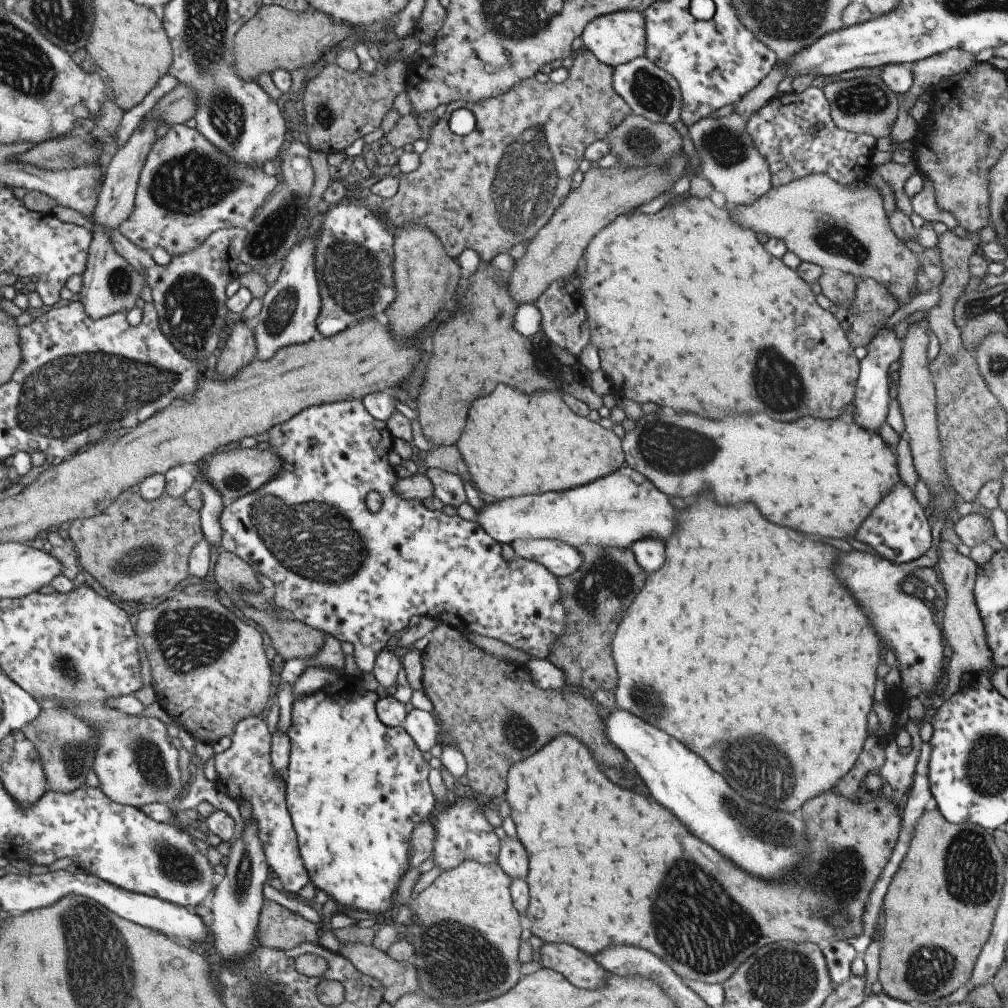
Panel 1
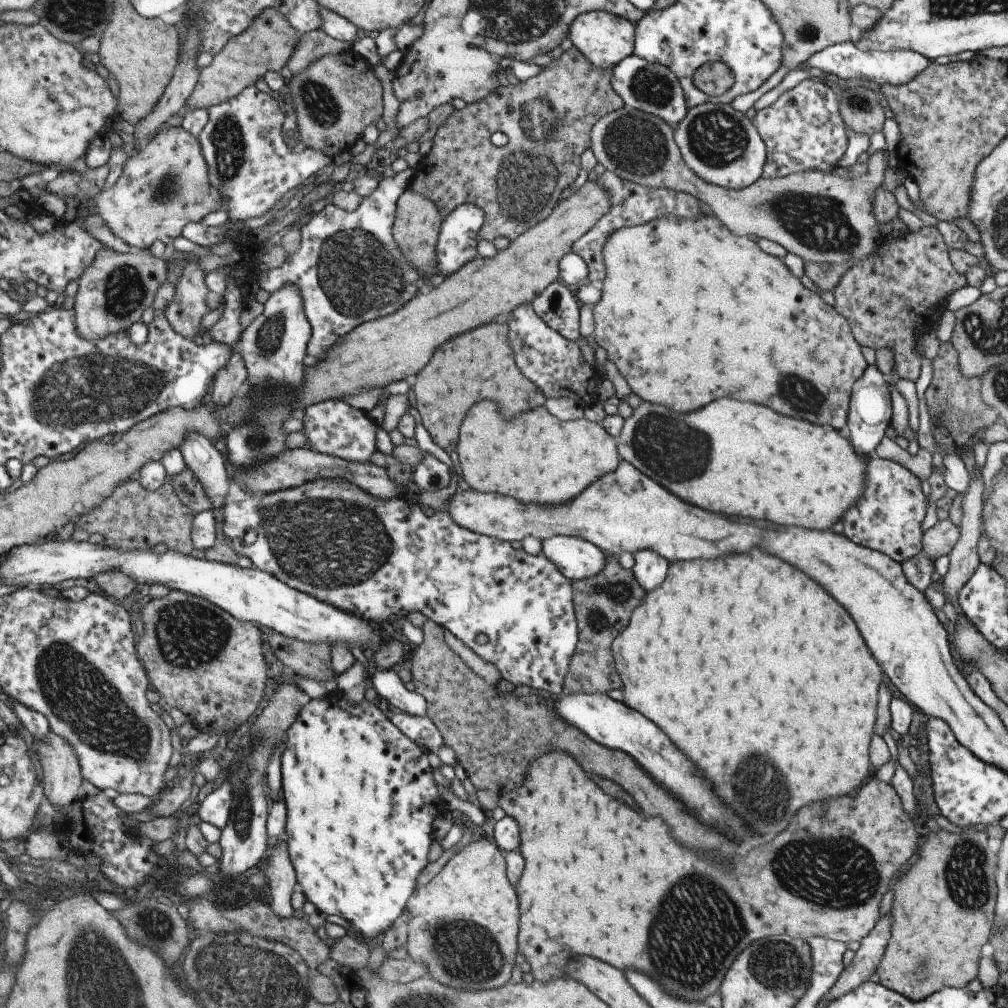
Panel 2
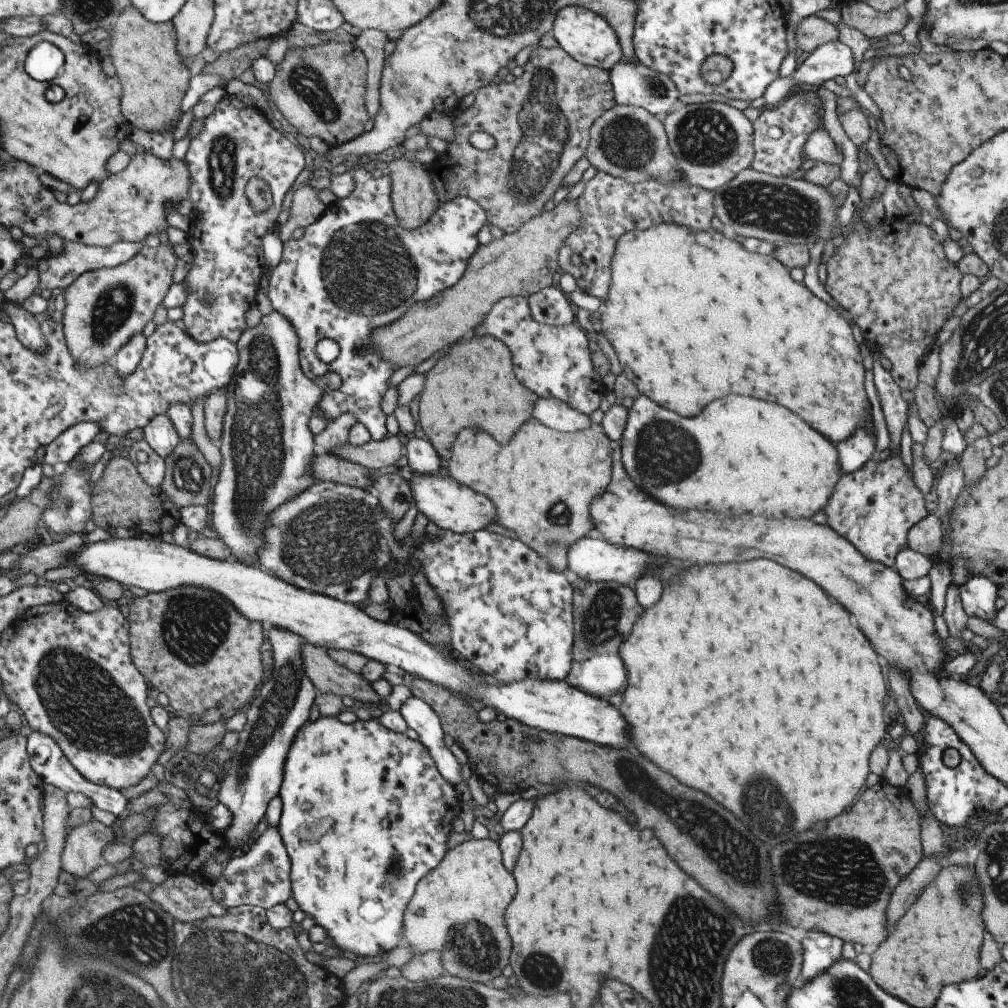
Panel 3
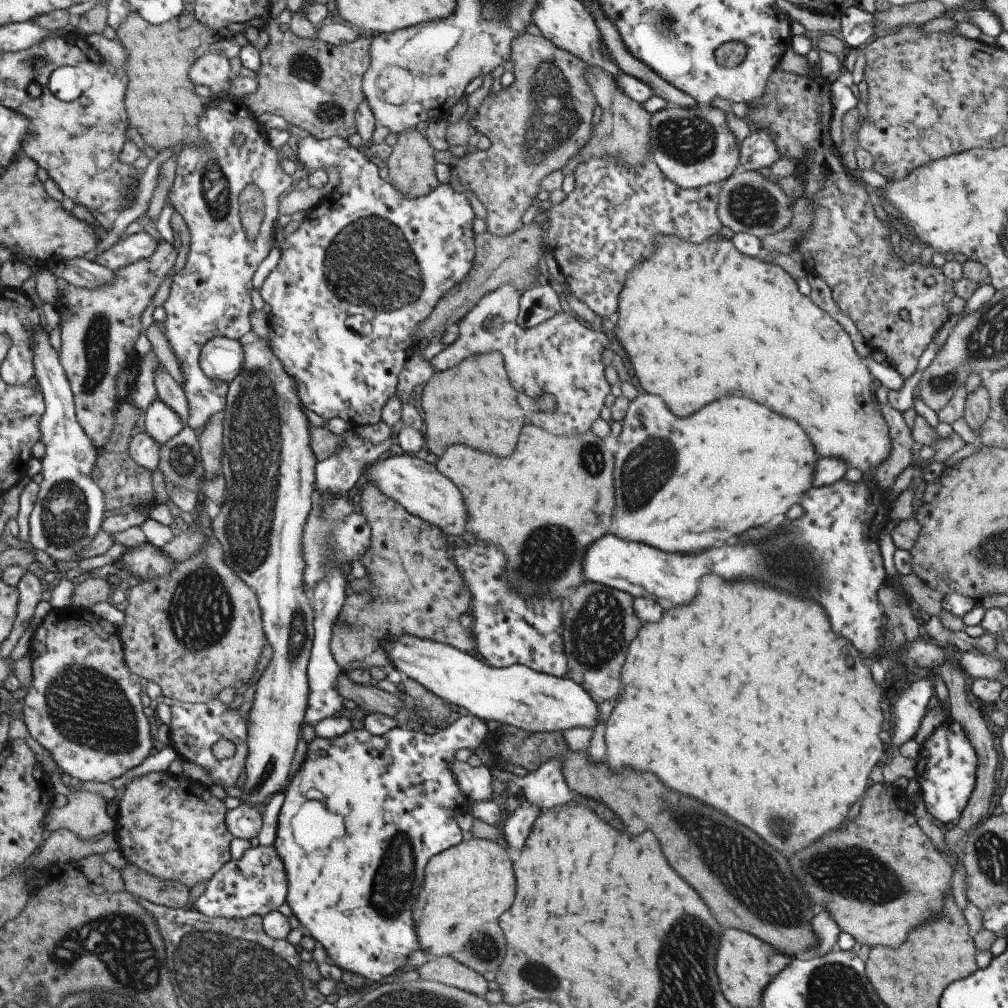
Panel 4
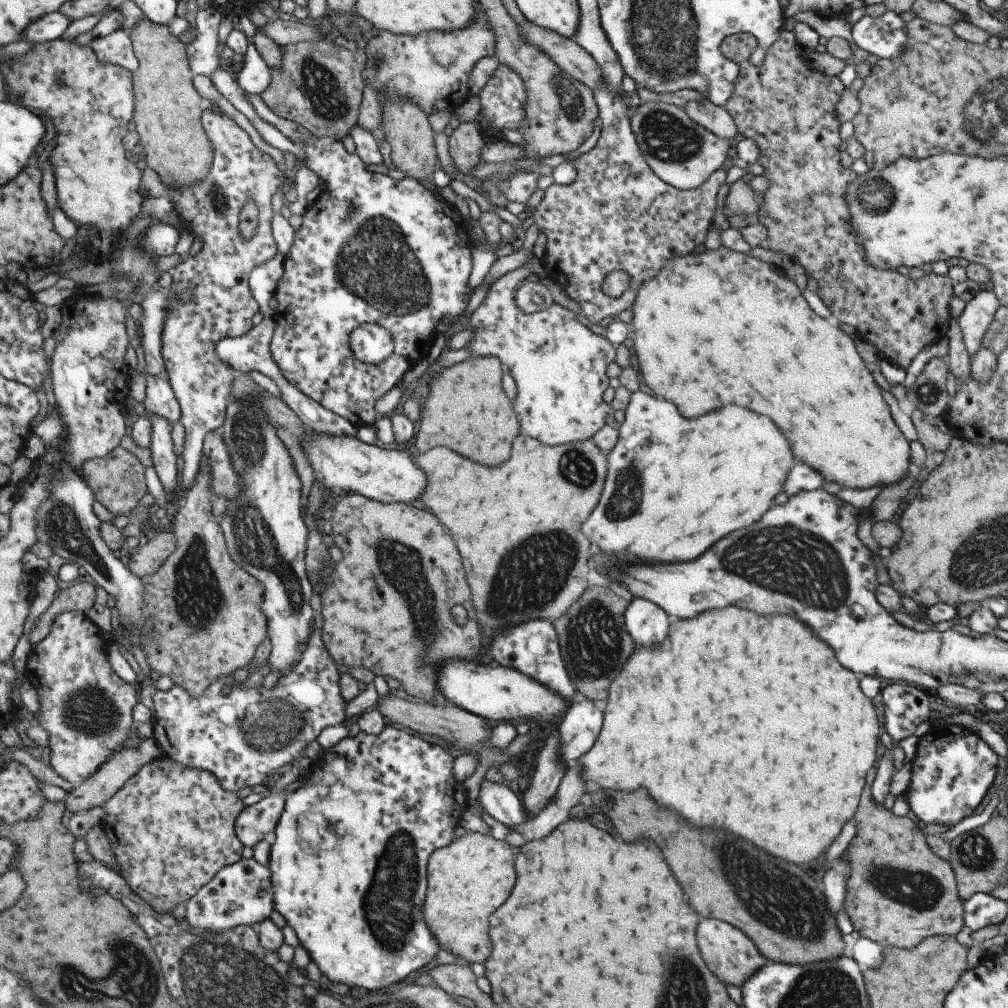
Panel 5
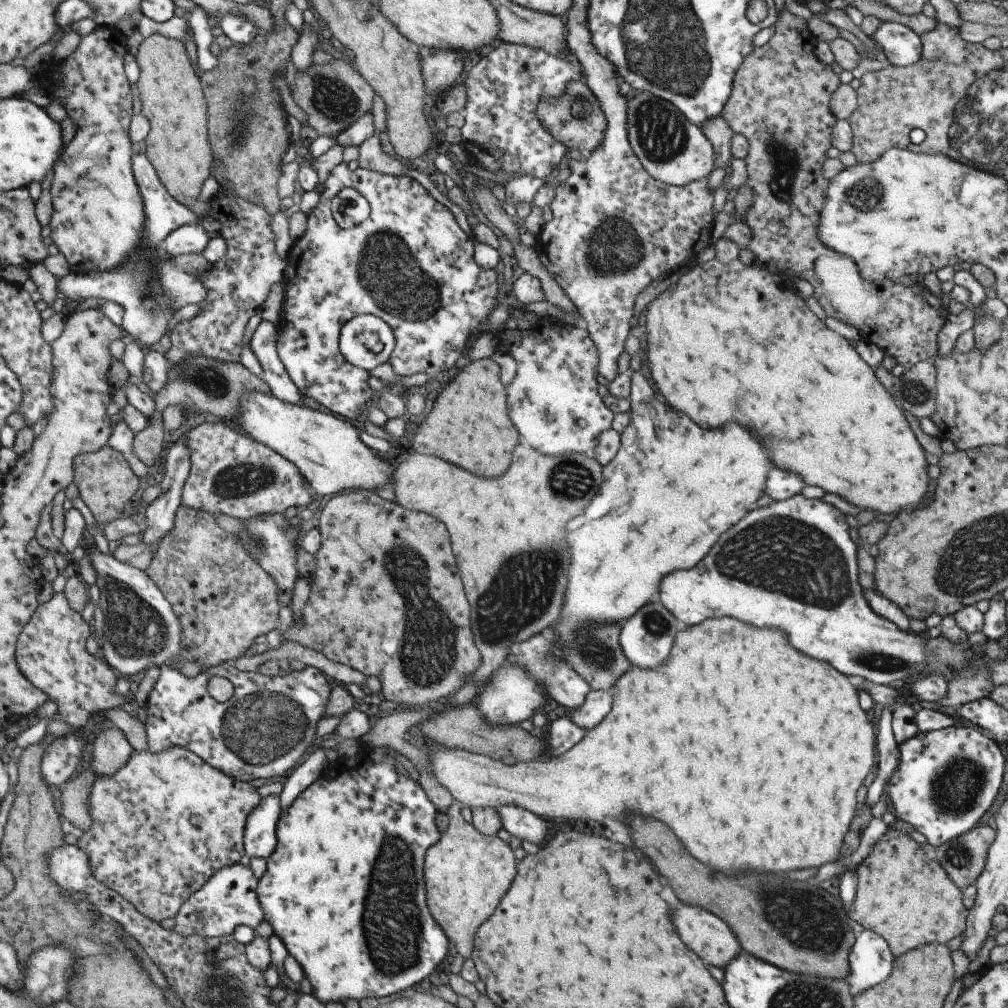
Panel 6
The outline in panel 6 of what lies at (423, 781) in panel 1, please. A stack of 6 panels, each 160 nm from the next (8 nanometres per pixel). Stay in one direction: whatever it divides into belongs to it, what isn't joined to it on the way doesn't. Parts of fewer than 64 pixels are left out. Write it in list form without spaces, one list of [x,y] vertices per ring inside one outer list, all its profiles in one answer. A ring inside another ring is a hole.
[[[362,746],[358,753],[352,757],[338,758],[321,770],[321,774],[306,786],[293,802],[279,815],[276,827],[276,845],[273,856],[266,860],[266,869],[258,878],[256,897],[261,905],[264,920],[267,921],[273,932],[281,939],[288,955],[298,962],[304,977],[309,980],[312,988],[311,995],[315,995],[320,1003],[338,1001],[344,998],[361,1000],[361,998],[379,998],[397,994],[409,986],[423,988],[426,978],[445,958],[449,941],[439,925],[433,920],[428,911],[424,897],[423,861],[426,848],[435,844],[440,837],[440,832],[435,827],[435,813],[439,812],[429,801],[423,789],[416,780],[403,774],[397,774],[395,766],[401,766],[397,758],[387,753],[387,747]]]

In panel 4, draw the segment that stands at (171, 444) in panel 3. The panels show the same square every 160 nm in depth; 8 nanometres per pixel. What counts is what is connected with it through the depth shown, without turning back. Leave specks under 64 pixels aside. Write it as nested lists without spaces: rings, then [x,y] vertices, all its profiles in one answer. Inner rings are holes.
[[[157,398],[146,408],[144,418],[145,434],[158,446],[173,438],[184,427],[178,415]]]

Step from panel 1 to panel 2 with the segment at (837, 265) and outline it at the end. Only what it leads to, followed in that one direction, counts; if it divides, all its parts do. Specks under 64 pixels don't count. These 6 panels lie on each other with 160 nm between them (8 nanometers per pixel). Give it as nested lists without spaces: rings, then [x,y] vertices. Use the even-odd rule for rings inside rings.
[[[623,106],[601,119],[597,119],[590,130],[591,152],[597,164],[607,171],[632,183],[646,187],[671,189],[691,194],[698,201],[707,204],[711,214],[735,236],[757,236],[779,244],[786,252],[799,256],[805,263],[861,265],[873,256],[878,244],[883,242],[883,234],[879,232],[879,223],[875,220],[873,203],[877,189],[882,186],[884,170],[887,168],[886,150],[879,149],[869,155],[866,172],[856,178],[834,176],[823,171],[803,171],[791,173],[784,177],[759,177],[752,185],[744,189],[726,189],[701,180],[691,172],[681,158],[678,146],[674,141],[674,130],[659,117]]]

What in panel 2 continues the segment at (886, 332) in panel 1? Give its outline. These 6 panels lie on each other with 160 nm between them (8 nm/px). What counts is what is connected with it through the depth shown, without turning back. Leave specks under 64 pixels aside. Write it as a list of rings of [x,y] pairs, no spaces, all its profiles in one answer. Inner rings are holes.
[[[867,364],[851,387],[844,429],[844,435],[856,453],[874,457],[873,450],[886,434],[891,415],[892,406],[886,376],[879,373],[874,364]]]

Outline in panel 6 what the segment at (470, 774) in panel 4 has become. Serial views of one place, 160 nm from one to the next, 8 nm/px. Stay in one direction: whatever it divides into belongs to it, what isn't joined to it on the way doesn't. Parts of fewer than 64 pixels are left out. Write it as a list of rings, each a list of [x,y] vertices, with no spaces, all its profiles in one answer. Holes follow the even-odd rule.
[[[501,805],[496,809],[501,826],[511,836],[519,838],[520,841],[528,840],[541,842],[545,836],[545,820],[537,818],[536,814],[513,805]]]

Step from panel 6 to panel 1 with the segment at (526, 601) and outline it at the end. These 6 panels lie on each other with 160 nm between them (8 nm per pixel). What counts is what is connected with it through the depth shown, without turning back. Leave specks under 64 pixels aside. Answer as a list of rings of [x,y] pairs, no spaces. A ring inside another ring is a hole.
[[[499,384],[489,396],[477,398],[469,406],[465,430],[460,433],[456,448],[466,464],[475,489],[481,494],[491,494],[497,500],[515,497],[519,492],[569,490],[604,477],[625,465],[620,438],[611,429],[605,429],[587,417],[573,414],[562,399],[562,392],[557,389],[537,391],[527,396],[511,390],[505,384]]]

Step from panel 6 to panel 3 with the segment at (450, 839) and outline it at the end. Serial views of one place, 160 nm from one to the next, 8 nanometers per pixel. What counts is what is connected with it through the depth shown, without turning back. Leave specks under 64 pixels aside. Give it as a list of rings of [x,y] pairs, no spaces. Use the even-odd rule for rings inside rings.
[[[491,837],[483,839],[470,839],[465,840],[451,848],[451,850],[446,850],[443,858],[439,861],[439,864],[433,869],[430,870],[422,879],[418,880],[418,883],[415,885],[414,893],[411,895],[410,901],[406,904],[406,907],[403,911],[402,916],[402,940],[409,952],[413,955],[423,954],[427,951],[435,951],[440,954],[440,963],[442,968],[445,970],[445,973],[459,977],[465,980],[475,980],[475,982],[491,982],[493,978],[497,978],[501,974],[501,970],[505,968],[507,964],[507,958],[509,958],[509,934],[505,930],[505,922],[503,922],[503,912],[507,908],[507,904],[511,902],[515,894],[515,882],[513,882],[513,876],[503,868],[502,856],[498,847],[498,841],[493,840]]]

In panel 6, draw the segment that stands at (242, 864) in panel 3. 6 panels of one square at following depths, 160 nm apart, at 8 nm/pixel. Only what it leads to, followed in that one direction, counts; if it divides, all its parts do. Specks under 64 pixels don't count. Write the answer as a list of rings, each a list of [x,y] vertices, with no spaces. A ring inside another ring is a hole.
[[[240,863],[223,867],[214,872],[201,888],[198,888],[185,902],[180,904],[172,928],[176,933],[193,936],[225,936],[233,932],[235,926],[249,926],[254,929],[264,920],[261,905],[256,897],[258,878],[249,867]]]

